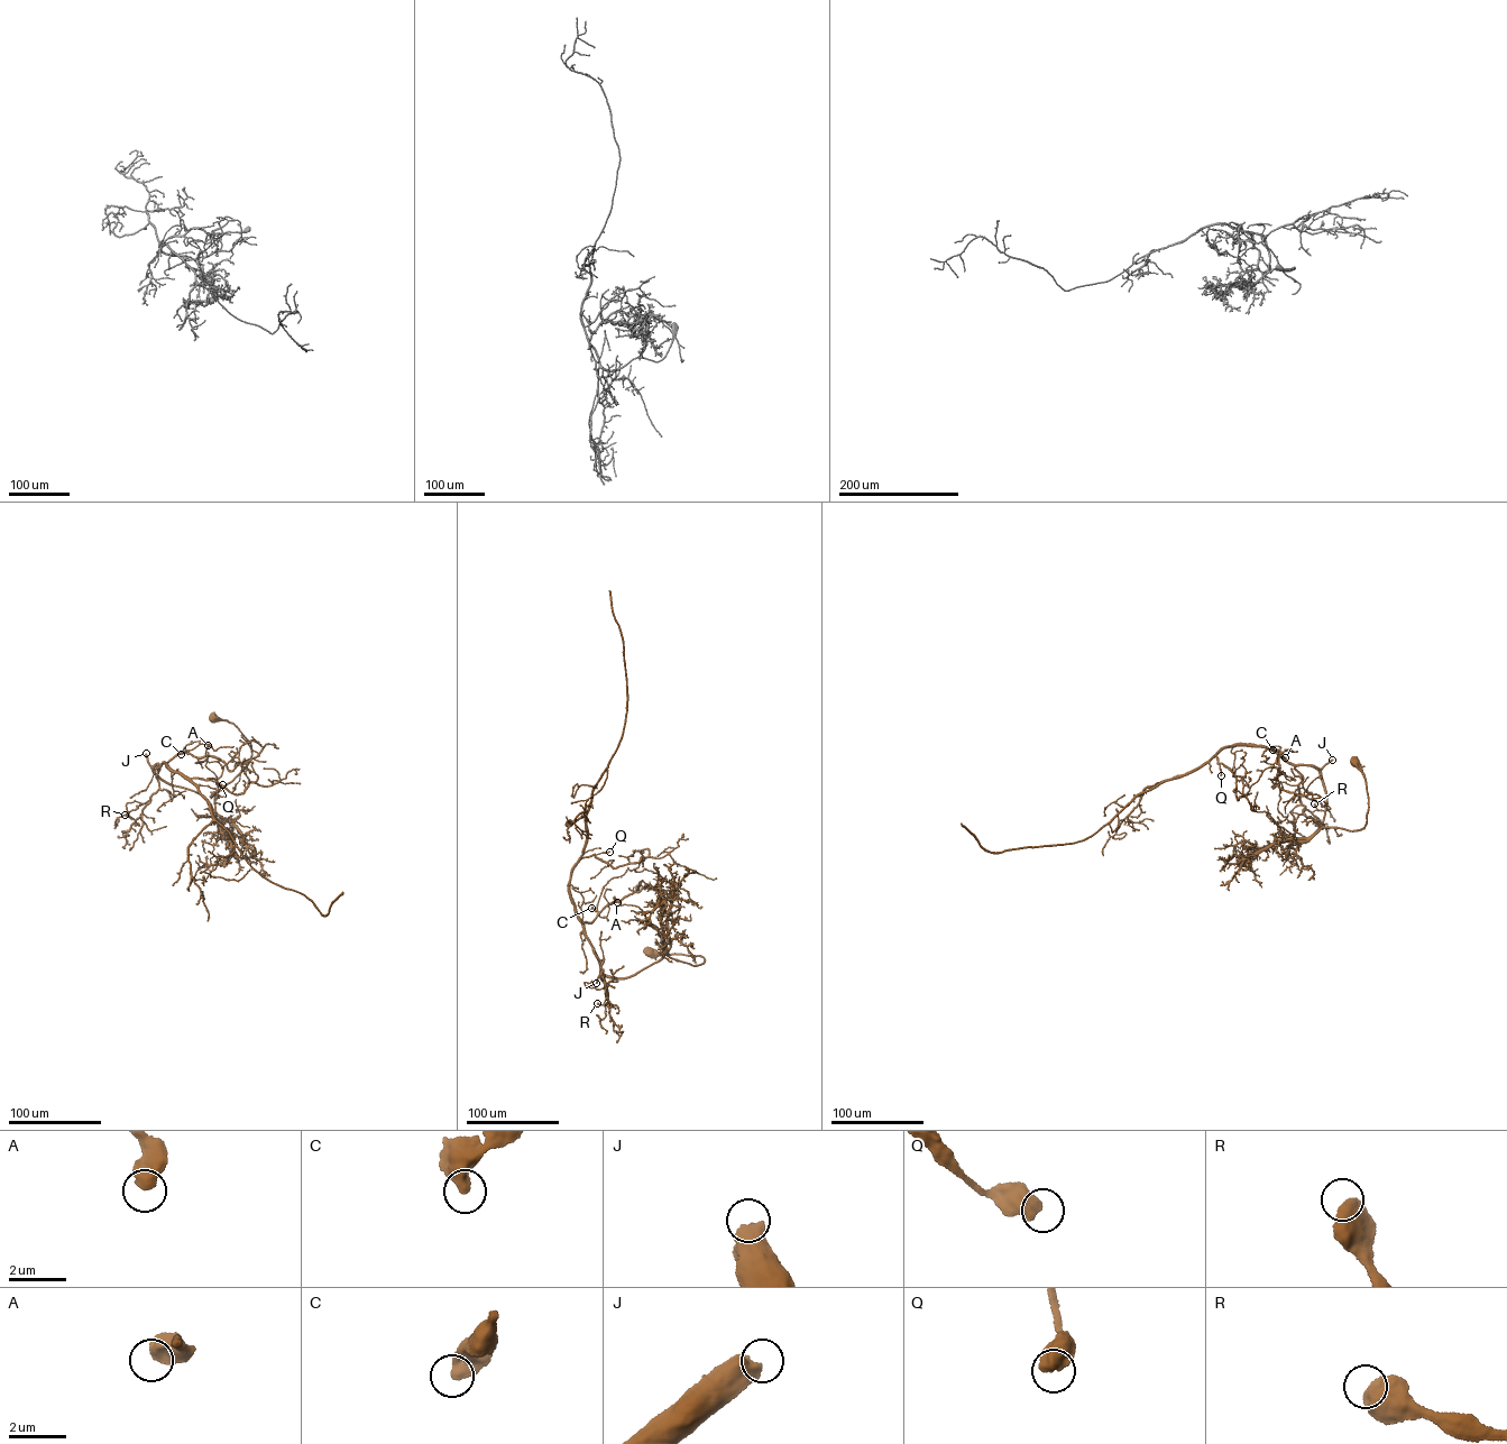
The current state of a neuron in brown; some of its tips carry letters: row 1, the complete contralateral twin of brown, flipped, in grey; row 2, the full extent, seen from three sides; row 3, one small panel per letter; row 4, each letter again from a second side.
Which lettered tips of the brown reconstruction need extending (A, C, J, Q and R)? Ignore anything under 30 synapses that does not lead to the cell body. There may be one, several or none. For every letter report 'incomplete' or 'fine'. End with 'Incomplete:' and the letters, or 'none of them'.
A: fine
C: fine
J: incomplete
Q: fine
R: fine
Incomplete: J

